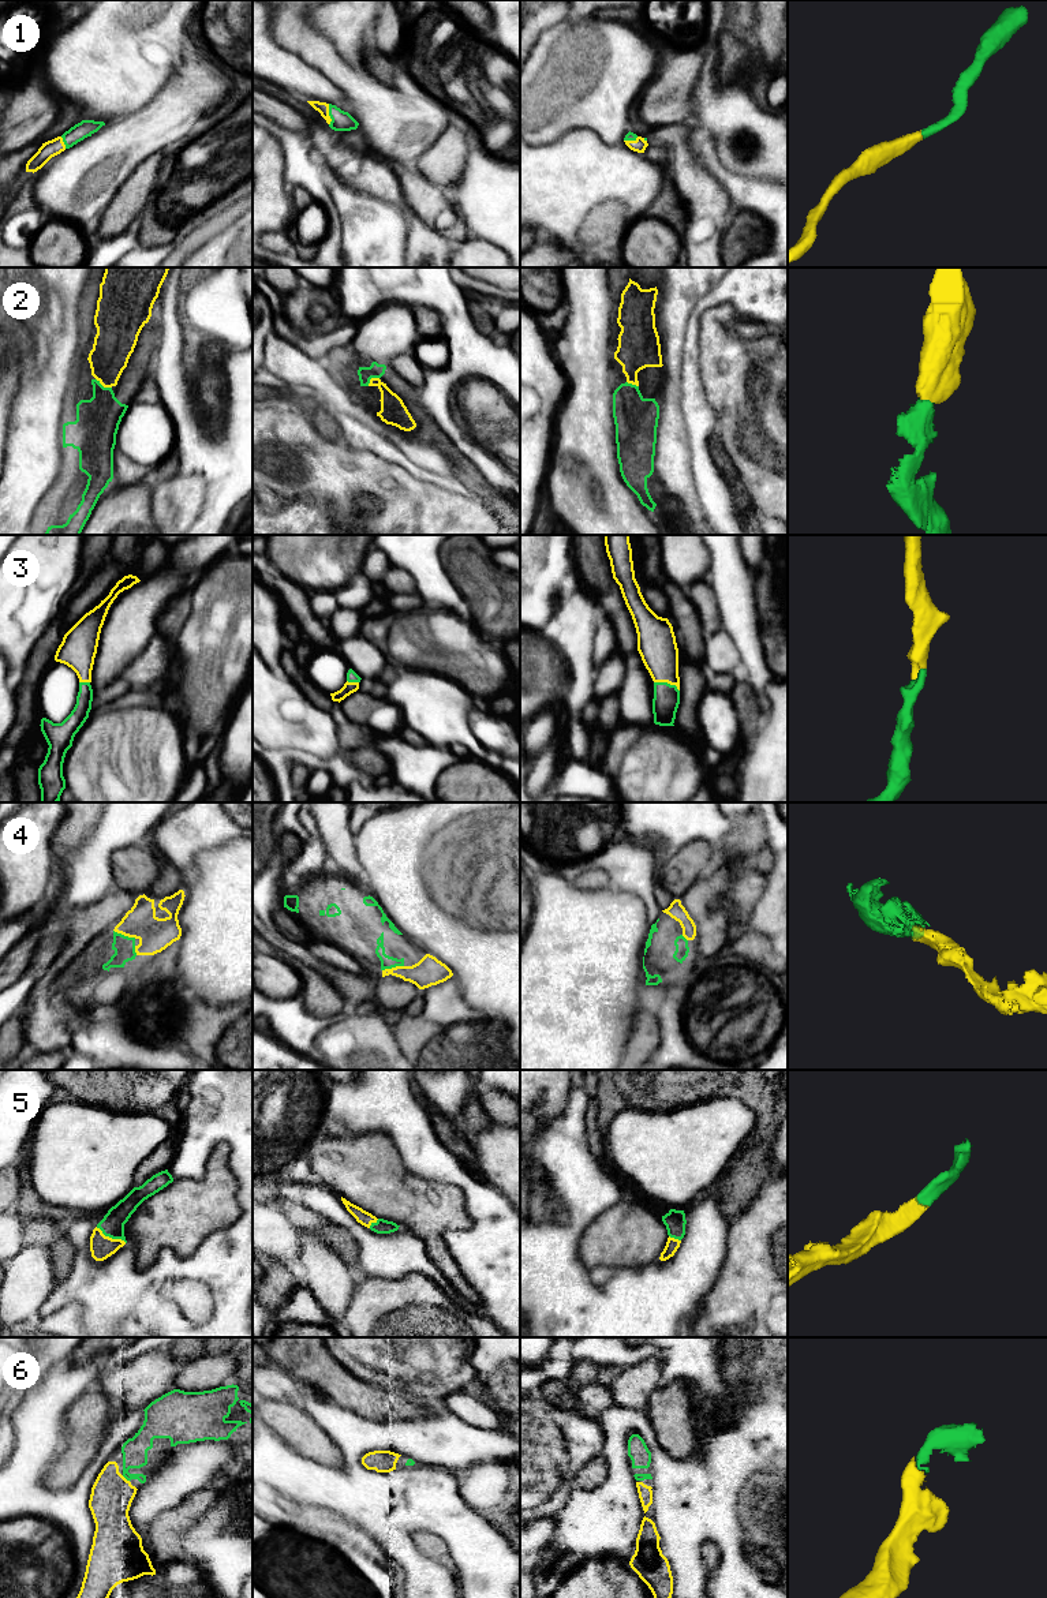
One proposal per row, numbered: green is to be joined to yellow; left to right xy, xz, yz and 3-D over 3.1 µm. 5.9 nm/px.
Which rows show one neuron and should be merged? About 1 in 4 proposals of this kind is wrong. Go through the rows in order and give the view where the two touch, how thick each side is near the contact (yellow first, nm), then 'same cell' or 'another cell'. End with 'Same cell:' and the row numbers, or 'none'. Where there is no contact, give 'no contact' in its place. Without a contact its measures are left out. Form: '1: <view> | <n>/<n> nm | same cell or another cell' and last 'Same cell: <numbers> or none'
1: xz | 70/120 nm | same cell
2: xy | 220/260 nm | same cell
3: yz | 220/160 nm | same cell
4: xy | 200/130 nm | same cell
5: xy | 140/140 nm | same cell
6: xy | 240/150 nm | same cell
Same cell: 1, 2, 3, 4, 5, 6

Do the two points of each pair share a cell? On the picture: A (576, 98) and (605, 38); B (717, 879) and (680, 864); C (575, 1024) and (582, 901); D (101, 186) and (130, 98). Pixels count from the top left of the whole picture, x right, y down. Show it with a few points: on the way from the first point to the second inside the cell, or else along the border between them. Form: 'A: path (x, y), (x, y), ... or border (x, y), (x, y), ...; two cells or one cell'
A: path (578, 83), (605, 53); one cell
B: border (717, 856), (713, 865), (705, 874); two cells
C: path (575, 994), (575, 980), (582, 960), (582, 931); one cell
D: border (152, 98), (138, 109), (105, 124); two cells

